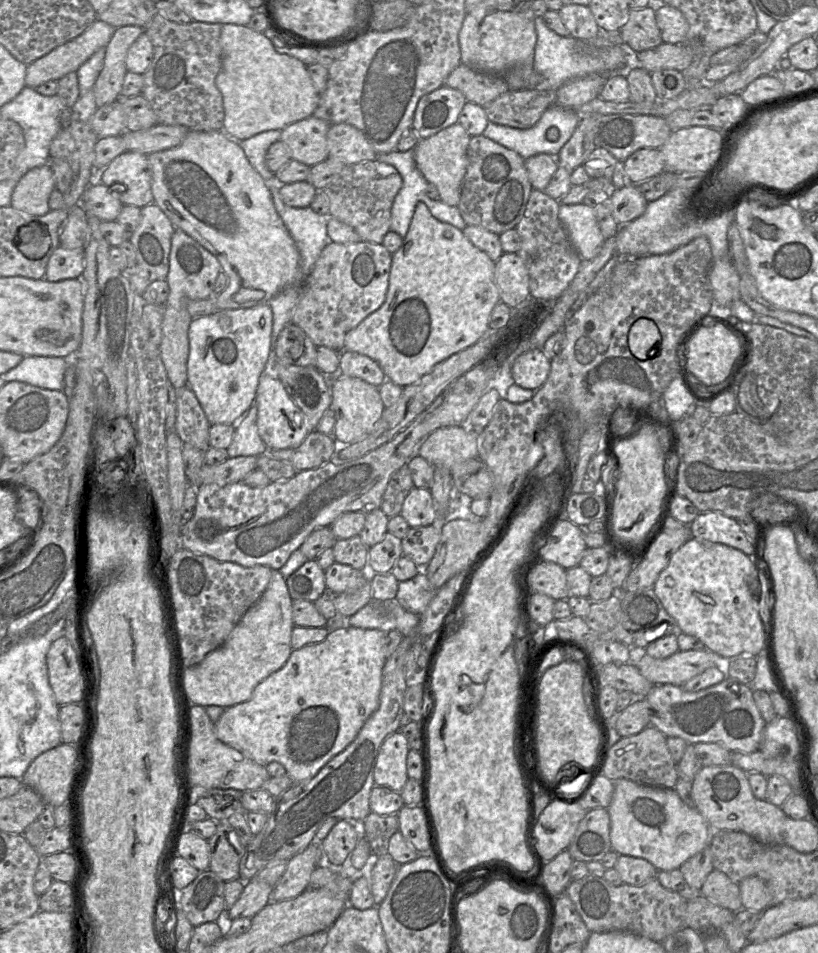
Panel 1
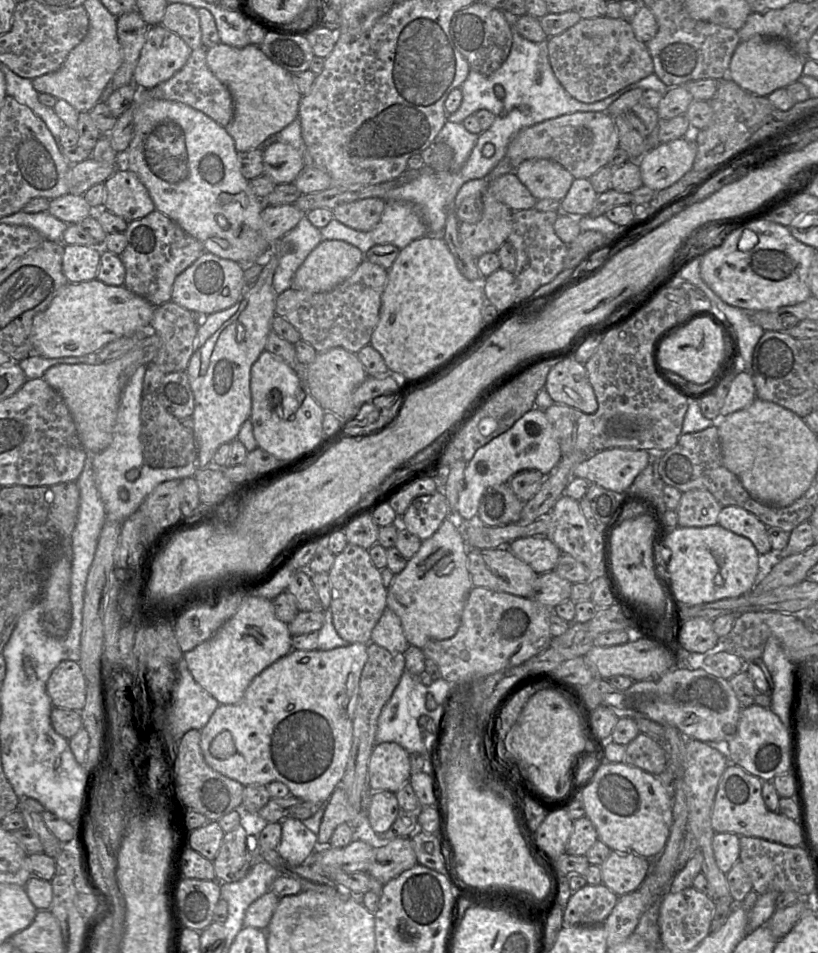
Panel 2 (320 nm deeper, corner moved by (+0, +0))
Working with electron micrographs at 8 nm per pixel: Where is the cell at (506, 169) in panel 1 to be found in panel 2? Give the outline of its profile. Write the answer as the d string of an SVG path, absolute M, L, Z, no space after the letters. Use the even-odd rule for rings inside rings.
M490 187L481 195L483 214L476 223L460 222L459 235L464 247L475 257L497 252L508 241L514 212L495 198Z

